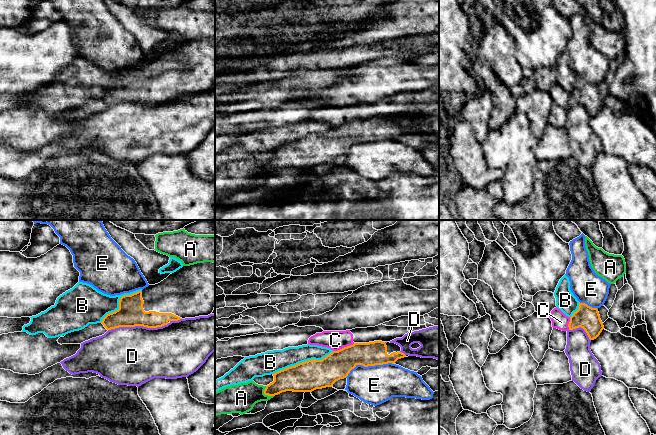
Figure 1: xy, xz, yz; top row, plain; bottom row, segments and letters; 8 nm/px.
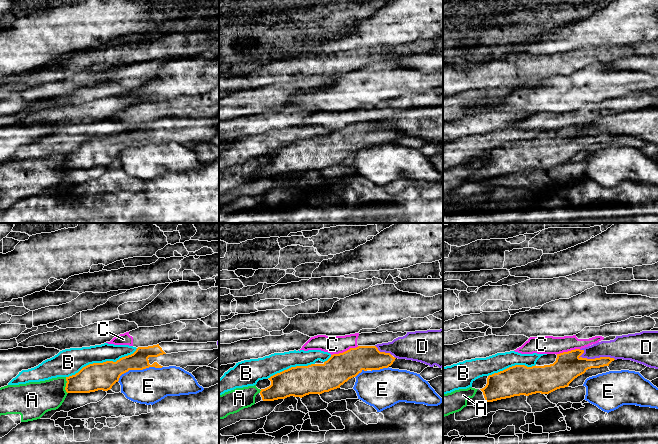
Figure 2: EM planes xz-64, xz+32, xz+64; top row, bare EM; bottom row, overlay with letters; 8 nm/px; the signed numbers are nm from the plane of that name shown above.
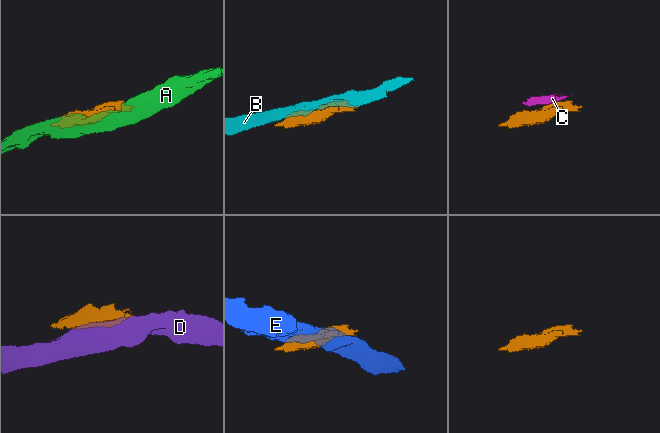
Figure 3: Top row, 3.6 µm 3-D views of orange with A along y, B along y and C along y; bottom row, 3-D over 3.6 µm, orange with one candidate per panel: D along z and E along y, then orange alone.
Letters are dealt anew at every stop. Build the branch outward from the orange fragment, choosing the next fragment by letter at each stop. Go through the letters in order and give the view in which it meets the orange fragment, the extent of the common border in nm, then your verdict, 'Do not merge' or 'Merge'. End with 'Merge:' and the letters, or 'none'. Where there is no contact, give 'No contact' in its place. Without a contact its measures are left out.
A: Touches orange in xz. Shared border 110 nm. Do not merge
B: Touches orange in xz. Shared border 500 nm. Do not merge
C: Touches orange in xz. Shared border 190 nm. Do not merge
D: Touches orange in xy. Shared border 500 nm. Do not merge
E: Touches orange in xz. Shared border 400 nm. Do not merge
Merge: none

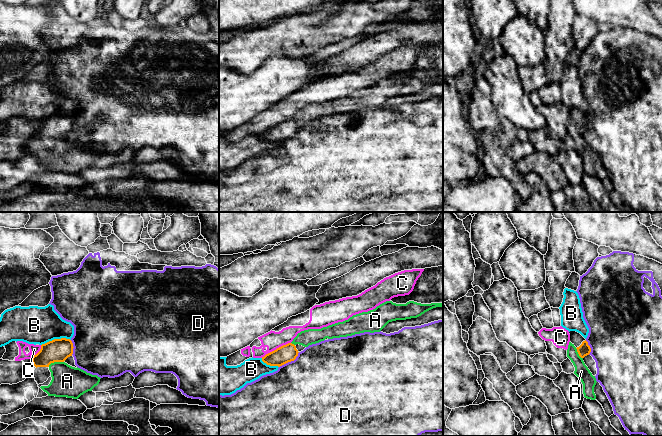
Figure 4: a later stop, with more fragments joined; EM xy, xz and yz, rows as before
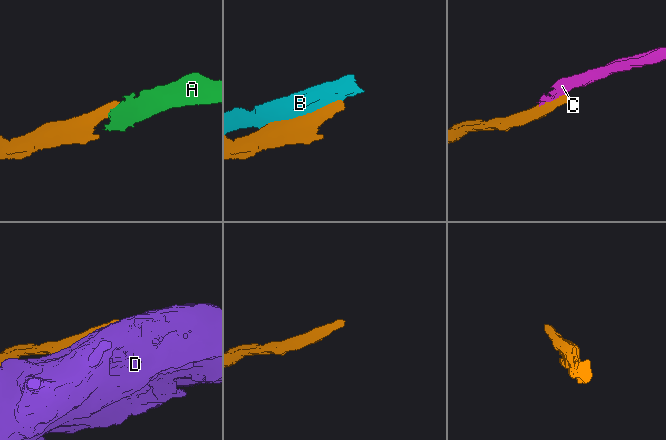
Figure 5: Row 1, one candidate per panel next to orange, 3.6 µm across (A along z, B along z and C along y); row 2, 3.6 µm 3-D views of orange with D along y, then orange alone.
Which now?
A: Touches orange in xy. Shared border 130 nm. Merge
B: Touches orange in xy. Shared border 240 nm. Do not merge
C: Touches orange in xz. Shared border 260 nm. Do not merge
D: Touches orange in xz. Shared border 200 nm. Do not merge
Merge: A

